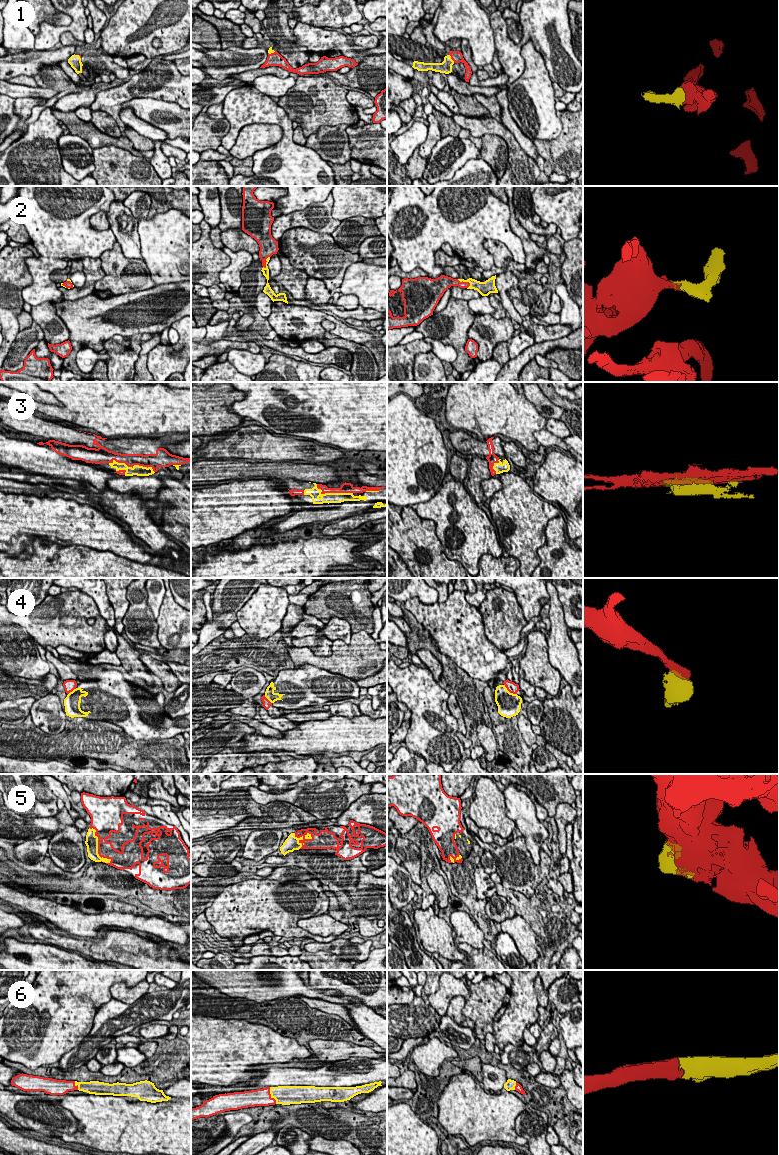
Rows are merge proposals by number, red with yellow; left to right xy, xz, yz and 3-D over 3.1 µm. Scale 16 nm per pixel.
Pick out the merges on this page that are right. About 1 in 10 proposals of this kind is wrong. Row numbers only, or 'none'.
1, 2, 5, 6

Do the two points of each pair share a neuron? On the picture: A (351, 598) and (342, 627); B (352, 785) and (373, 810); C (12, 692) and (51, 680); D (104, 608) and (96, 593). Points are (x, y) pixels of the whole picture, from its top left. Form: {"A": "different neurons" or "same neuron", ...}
{"A": "different neurons", "B": "different neurons", "C": "same neuron", "D": "same neuron"}

